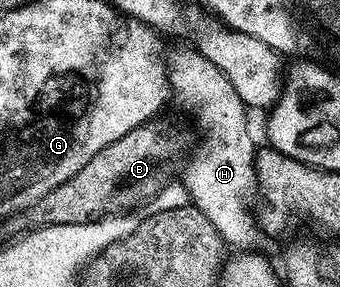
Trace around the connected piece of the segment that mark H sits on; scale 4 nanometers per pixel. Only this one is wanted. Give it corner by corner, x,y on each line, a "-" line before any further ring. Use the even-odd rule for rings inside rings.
198,49
179,50
169,58
169,84
185,109
191,110
203,139
187,162
181,181
187,189
190,205
201,208
228,247
247,252
261,239
261,231
252,208
257,202
255,152
257,141
247,127
248,107
233,92
233,84
225,80
221,68
210,62

